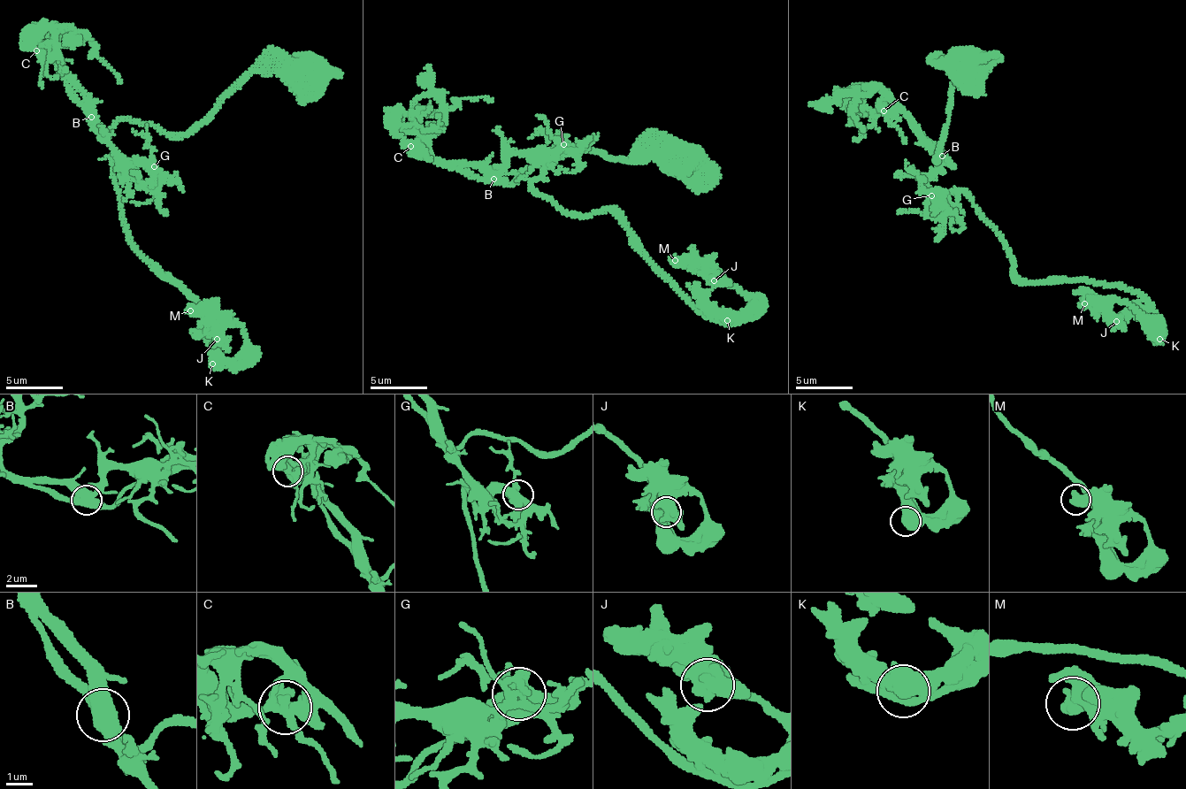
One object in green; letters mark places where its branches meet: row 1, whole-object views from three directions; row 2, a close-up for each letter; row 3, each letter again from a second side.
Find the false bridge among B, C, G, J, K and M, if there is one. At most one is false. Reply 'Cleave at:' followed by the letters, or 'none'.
Cleave at: none

